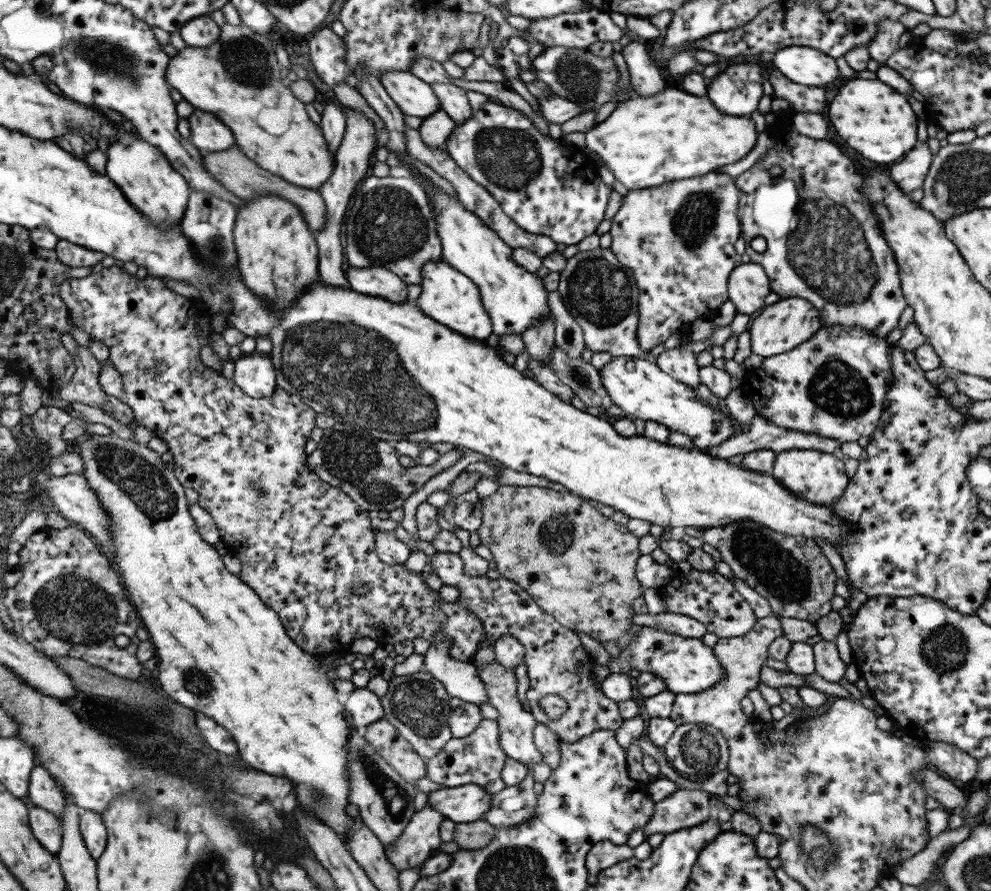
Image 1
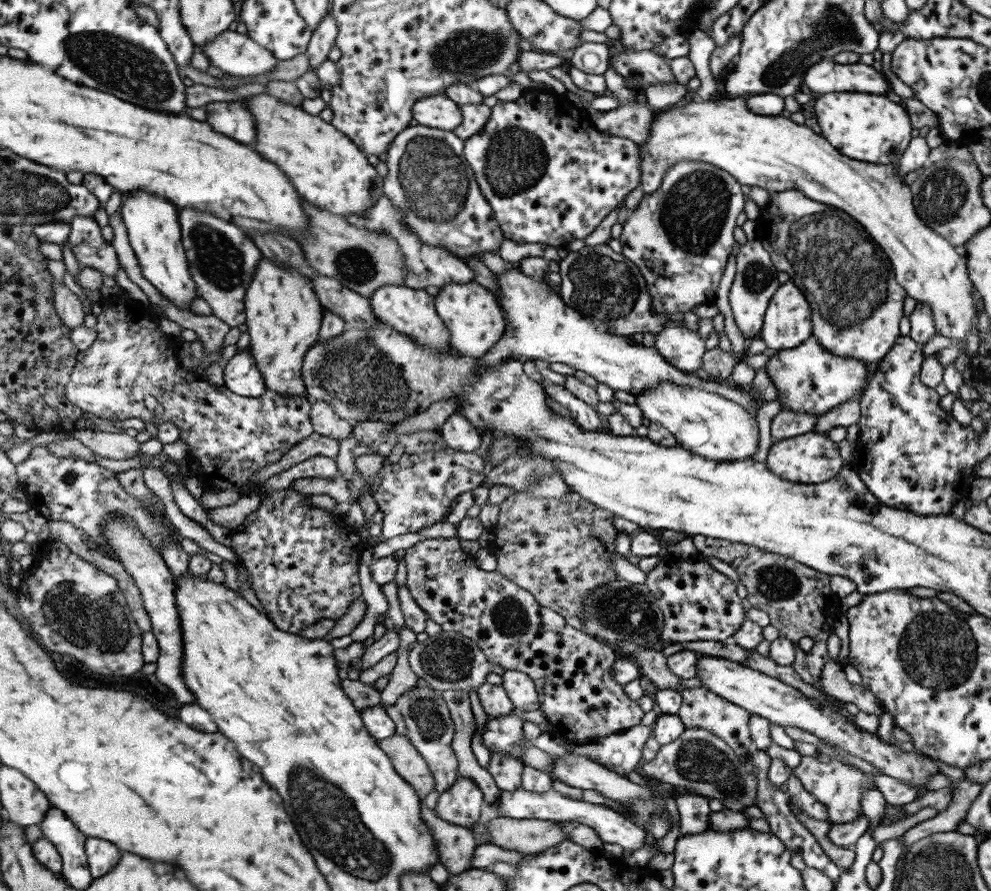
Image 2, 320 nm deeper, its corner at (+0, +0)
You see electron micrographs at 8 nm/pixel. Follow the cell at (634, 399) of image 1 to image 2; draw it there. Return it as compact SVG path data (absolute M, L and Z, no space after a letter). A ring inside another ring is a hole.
M660 382L635 396L642 416L659 423L676 440L679 447L690 453L713 461L737 461L751 459L757 450L757 423L753 416L738 404L721 398L718 394L699 390L694 386L677 386L672 382Z

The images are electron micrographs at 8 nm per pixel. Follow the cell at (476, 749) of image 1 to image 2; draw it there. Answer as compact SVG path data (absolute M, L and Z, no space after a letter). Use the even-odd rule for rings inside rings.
M489 753L487 768L487 772L500 791L511 792L520 788L520 776L524 765L521 765L515 757Z

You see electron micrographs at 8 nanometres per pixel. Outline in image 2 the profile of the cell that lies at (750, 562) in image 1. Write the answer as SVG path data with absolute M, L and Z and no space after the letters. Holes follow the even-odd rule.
M698 534L690 535L690 538L698 554L715 556L737 572L740 583L746 588L746 598L750 604L766 612L769 624L777 629L778 636L789 640L793 645L795 654L790 667L803 682L809 685L817 684L823 665L831 660L825 649L825 640L833 632L832 619L840 608L828 587L830 575L817 572L792 558L765 552L751 545ZM805 636L813 641L807 652L797 646L799 638Z

